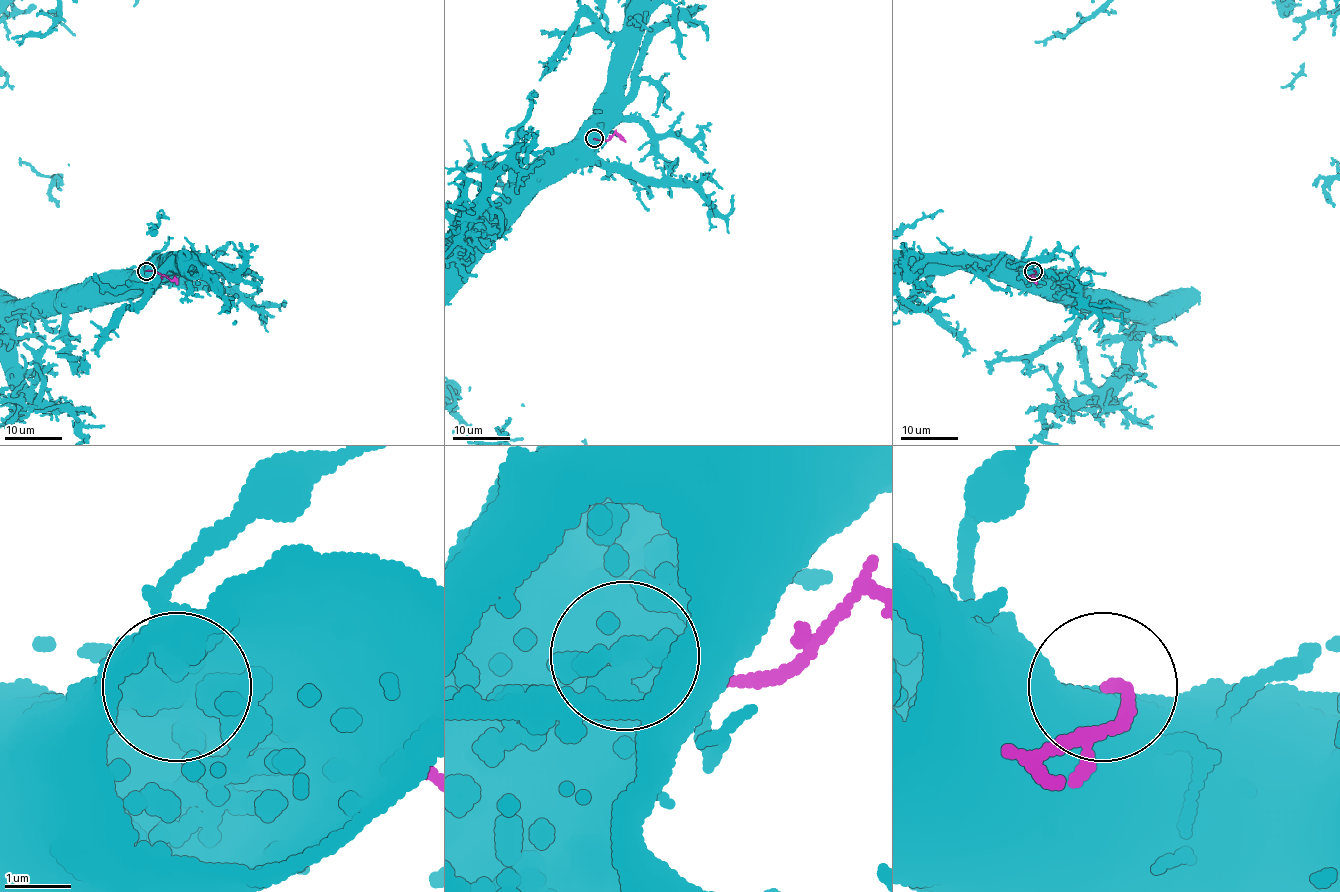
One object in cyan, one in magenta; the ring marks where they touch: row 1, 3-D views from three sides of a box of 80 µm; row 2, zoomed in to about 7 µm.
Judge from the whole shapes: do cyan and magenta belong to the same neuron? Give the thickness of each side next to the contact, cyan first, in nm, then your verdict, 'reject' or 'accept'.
800 nm thick on the cyan side, 130 nm on the other; reject

